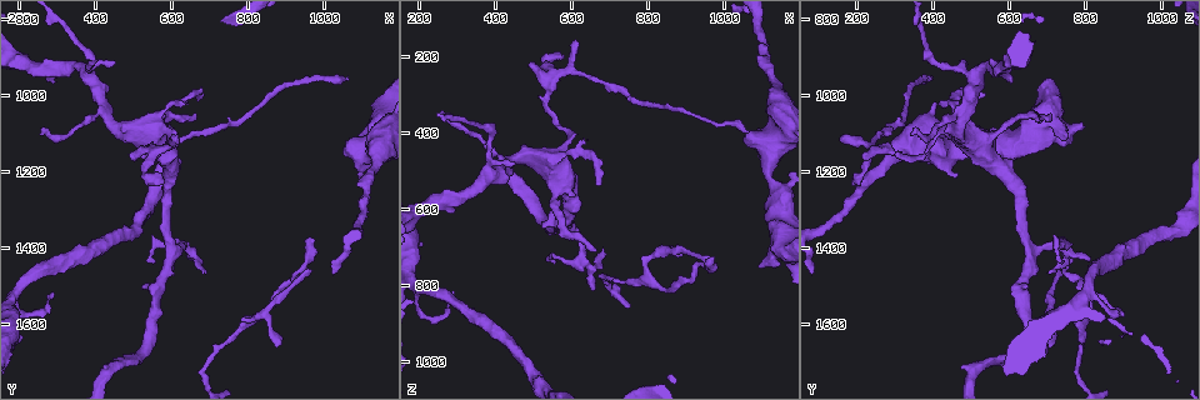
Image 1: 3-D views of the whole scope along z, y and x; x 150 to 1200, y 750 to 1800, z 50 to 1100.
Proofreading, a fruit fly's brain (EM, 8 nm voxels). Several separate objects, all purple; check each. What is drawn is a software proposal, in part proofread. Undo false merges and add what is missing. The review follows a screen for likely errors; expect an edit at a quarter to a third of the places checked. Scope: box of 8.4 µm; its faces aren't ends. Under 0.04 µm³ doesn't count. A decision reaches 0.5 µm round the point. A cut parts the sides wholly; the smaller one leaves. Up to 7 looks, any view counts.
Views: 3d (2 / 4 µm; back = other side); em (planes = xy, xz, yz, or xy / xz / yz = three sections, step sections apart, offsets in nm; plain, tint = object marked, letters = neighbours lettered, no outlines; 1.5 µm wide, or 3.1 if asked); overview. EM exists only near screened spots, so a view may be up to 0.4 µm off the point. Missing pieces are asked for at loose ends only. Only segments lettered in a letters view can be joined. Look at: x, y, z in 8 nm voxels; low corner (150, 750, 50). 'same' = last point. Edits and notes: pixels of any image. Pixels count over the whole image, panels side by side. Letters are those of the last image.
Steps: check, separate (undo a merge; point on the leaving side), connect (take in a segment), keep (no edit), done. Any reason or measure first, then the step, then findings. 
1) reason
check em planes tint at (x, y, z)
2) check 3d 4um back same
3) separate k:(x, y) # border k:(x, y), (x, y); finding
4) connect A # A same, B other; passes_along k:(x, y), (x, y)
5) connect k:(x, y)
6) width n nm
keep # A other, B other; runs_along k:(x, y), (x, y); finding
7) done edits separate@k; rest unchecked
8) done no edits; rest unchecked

check em planes letters at (870, 1660, 710)

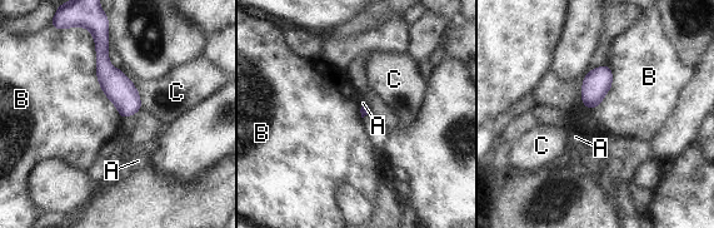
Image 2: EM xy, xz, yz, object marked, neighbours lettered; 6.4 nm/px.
keep # A other, B other, C other; border 2:(91, 34), (96, 80), (121, 118); no lettered segment goes on from it

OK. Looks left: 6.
check em xy step 4 letters at (975, 1380, 725)

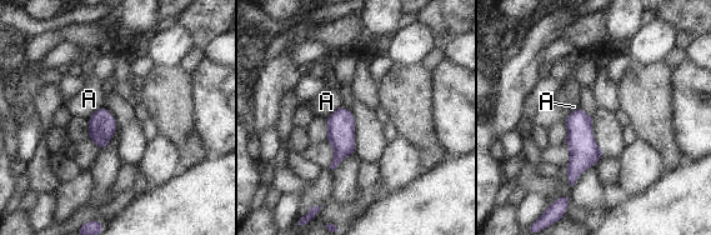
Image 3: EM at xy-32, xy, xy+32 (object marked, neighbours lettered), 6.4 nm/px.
check em planes letters same

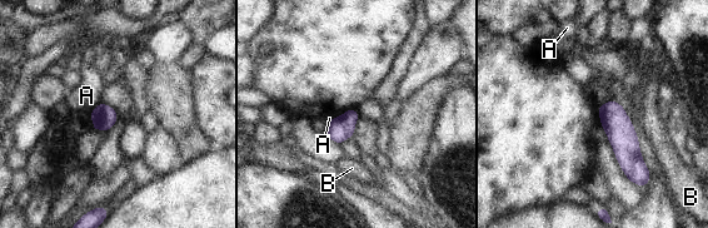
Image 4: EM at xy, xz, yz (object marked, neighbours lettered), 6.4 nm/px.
keep # A other, B other; border 4:(100, 102), (89, 113); no lettered segment goes on from it

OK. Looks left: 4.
free end
check em yz step 8 tint at (1100, 1220, 460)

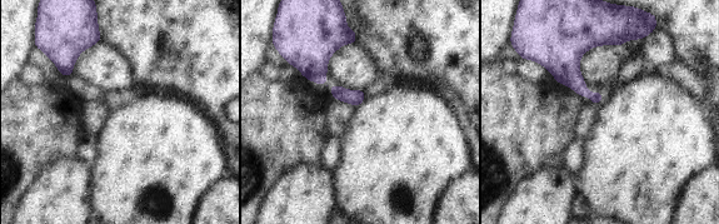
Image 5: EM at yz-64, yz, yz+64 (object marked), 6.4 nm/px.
cut it another way
check em planes letters same

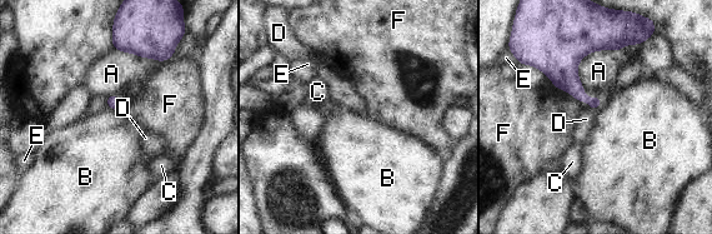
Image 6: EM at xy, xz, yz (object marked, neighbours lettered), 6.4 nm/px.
keep # A other, B other, C other, D other, E other, F other; border 6:(108, 105), (111, 109), (120, 108); no lettered segment goes on from it

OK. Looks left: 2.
done no edits; rest unchecked

